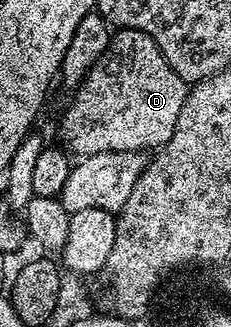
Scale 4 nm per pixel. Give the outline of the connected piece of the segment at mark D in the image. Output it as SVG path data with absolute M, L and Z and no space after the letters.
M115 30L106 60L89 70L84 80L73 92L74 100L62 115L58 131L62 134L61 146L71 156L83 157L104 152L149 151L161 148L175 131L180 109L186 100L188 85L171 69L167 59L151 38L139 31Z

